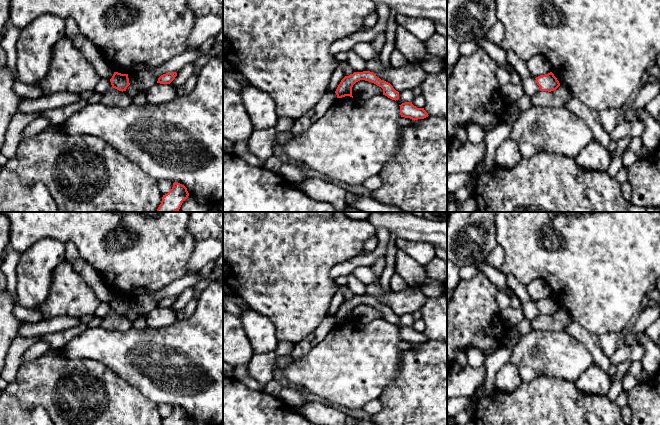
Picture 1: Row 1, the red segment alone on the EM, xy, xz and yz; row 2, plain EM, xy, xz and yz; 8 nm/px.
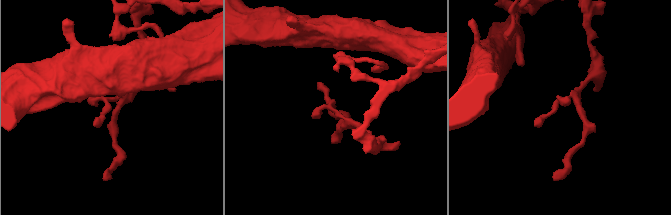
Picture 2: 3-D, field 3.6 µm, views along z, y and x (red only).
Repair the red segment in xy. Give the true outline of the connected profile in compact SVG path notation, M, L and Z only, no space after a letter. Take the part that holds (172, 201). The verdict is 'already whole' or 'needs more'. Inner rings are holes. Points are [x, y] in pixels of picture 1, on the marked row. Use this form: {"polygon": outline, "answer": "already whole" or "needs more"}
{"polygon": "M173 183L172 189L162 197L161 204L156 212L176 212L179 211L182 202L189 196L187 188L180 183Z", "answer": "already whole"}

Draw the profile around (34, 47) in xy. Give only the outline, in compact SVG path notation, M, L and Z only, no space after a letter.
M43 14L22 29L16 44L17 79L38 85L47 75L55 44L65 36L65 20Z

